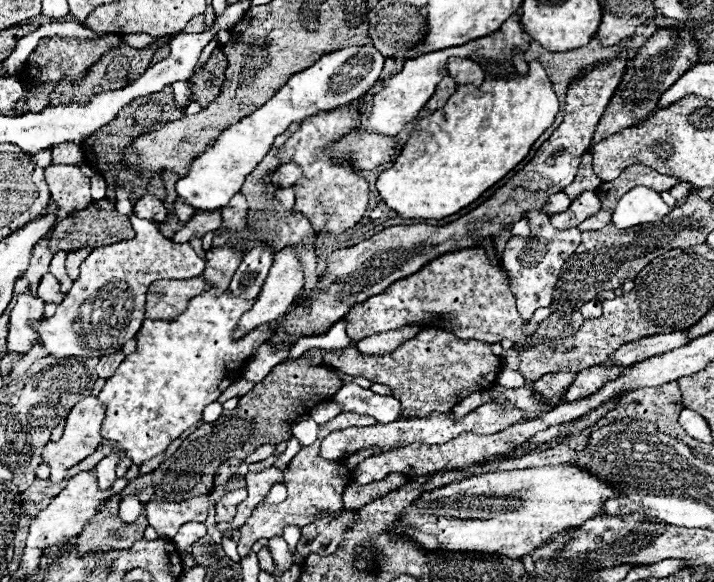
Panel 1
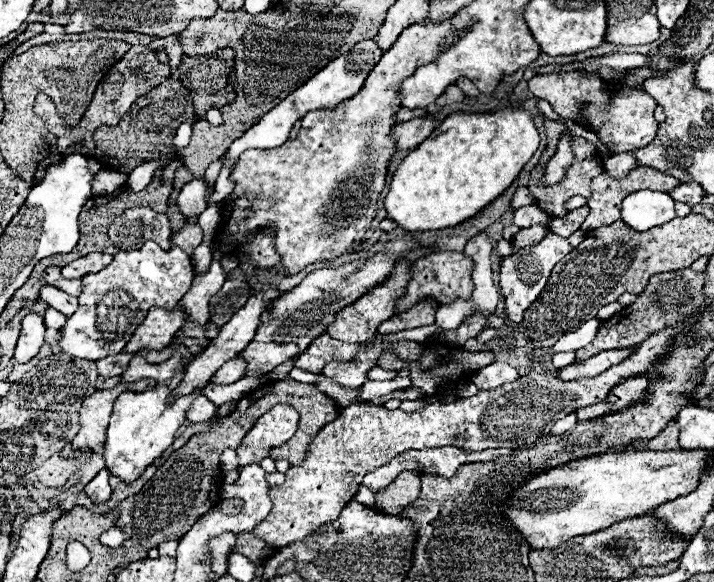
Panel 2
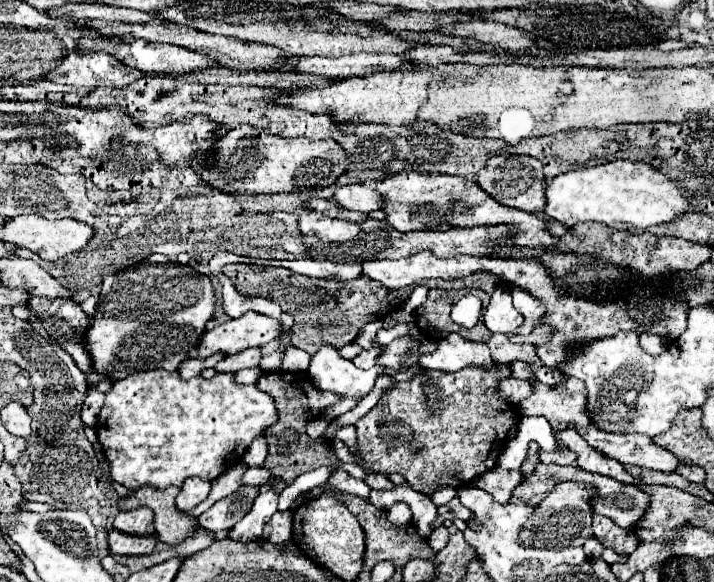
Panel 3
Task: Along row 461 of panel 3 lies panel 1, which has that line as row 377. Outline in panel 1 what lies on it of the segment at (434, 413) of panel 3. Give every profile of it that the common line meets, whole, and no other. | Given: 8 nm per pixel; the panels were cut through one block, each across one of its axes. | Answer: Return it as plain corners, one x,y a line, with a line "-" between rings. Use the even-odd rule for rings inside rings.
424,328
392,354
384,356
368,356
354,346
334,352
324,350
324,364
338,368
348,376
360,376
390,386
392,396
402,404
402,416
398,420
426,418
434,412
452,414
452,408
472,392
490,390
502,370
502,358
492,354
490,344
480,340
460,340
450,332
434,328

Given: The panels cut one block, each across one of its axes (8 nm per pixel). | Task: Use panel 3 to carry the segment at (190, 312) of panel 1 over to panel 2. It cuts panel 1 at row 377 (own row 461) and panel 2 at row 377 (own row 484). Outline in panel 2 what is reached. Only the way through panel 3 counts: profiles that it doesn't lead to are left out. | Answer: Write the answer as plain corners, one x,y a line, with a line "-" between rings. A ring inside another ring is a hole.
176,346
174,356
162,364
148,364
144,356
134,356
132,362
128,364
126,372
122,374
122,382
126,380
140,380
140,378
154,378
158,384
146,392
132,394
126,392
122,398
116,400
114,412
106,430
106,442
104,442
104,460
106,460
106,470
112,476
118,476
122,482
130,484
132,480
140,478
144,474
144,468
148,468
156,458
164,454
174,442
174,434
180,428
180,424
186,420
186,410
194,402
196,396
202,394
202,390
196,390
190,396
182,396
172,404
166,404
170,392
178,386
178,380
182,380
184,370
178,370
178,366
188,366
190,360
186,360
182,354
190,354
188,348

